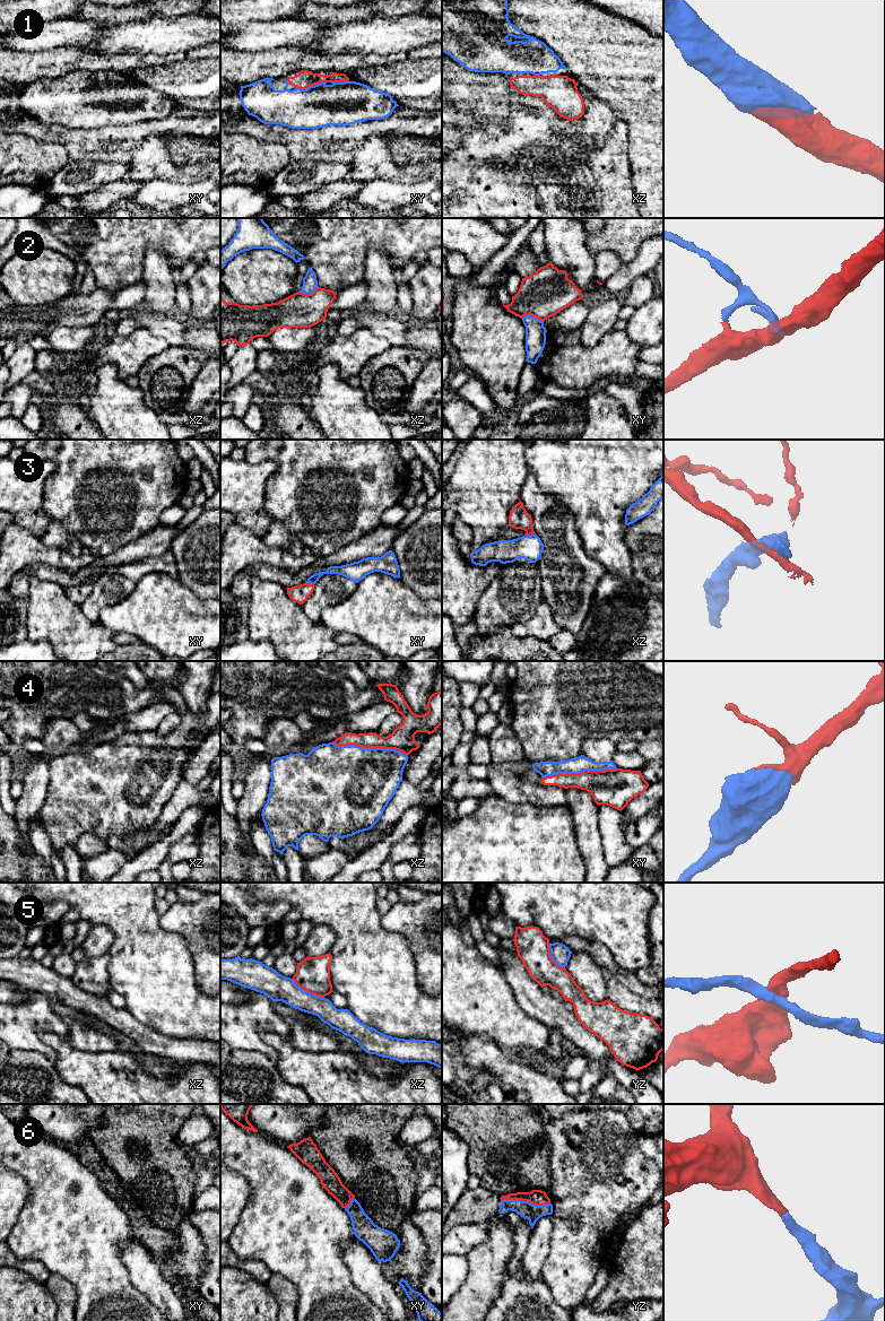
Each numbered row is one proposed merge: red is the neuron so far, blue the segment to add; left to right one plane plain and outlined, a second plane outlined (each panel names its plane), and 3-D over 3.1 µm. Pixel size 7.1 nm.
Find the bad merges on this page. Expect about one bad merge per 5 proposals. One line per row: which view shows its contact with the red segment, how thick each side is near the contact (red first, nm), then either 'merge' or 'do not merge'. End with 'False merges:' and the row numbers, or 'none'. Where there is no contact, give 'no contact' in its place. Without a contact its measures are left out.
1: contact in xy; calibres 120 and 300 nm; merge
2: contact in xy; calibres 340 and 140 nm; merge
3: contact in xz; calibres 150 and 180 nm; do not merge
4: contact in xz; calibres 180 and 480 nm; merge
5: contact in xz; calibres 240 and 190 nm; do not merge
6: contact in yz; calibres 110 and 120 nm; merge
False merges: 3, 5

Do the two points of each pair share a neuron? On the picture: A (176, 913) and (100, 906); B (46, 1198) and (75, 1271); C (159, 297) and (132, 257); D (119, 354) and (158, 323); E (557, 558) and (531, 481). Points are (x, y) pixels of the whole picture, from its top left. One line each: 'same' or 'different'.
A: different
B: same
C: different
D: different
E: same

